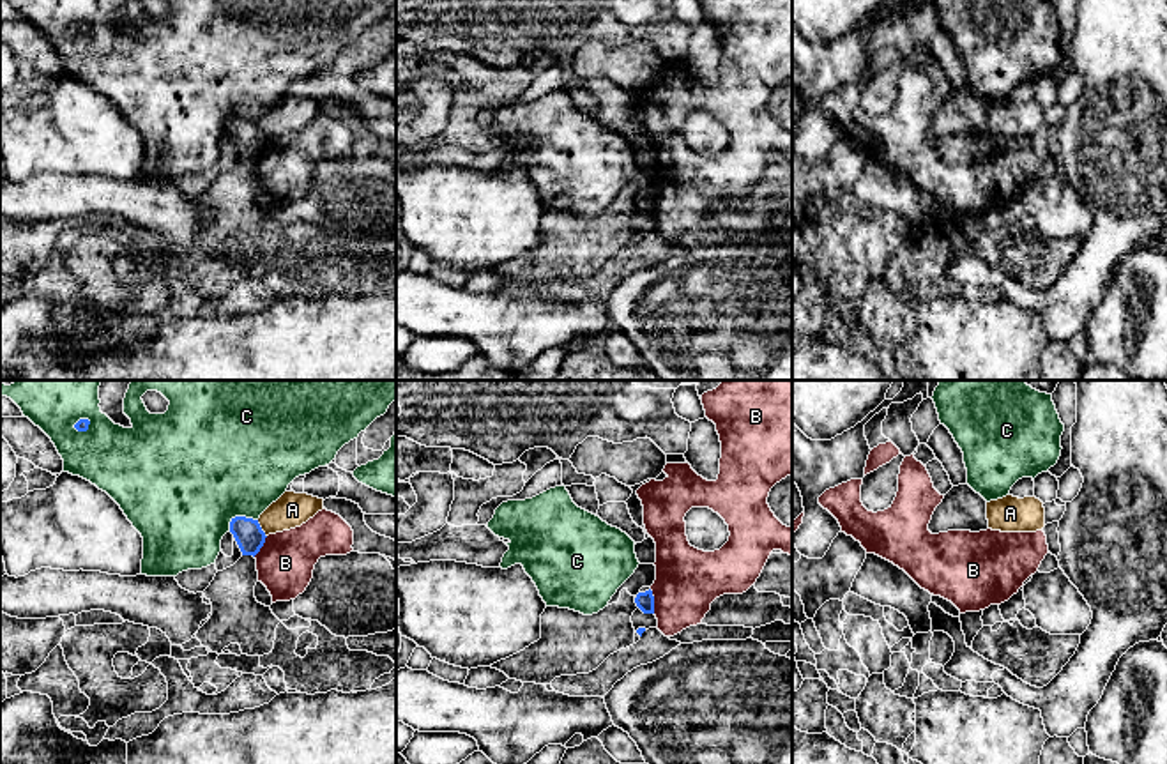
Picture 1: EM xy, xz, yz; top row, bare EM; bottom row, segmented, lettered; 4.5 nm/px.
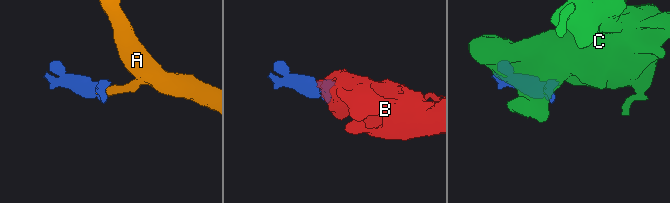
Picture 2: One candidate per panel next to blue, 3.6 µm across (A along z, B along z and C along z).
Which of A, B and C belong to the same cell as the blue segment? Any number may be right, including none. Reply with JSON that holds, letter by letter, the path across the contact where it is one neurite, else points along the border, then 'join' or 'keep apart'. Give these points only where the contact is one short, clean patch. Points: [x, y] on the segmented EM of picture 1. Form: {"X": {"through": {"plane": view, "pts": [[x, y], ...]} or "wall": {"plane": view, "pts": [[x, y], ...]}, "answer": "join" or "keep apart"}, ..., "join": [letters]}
{"A": {"wall": {"plane": "xy", "pts": [[257, 520], [266, 536]]}, "answer": "keep apart"}, "B": {"wall": {"plane": "xz", "pts": [[649, 589], [655, 600], [655, 612]]}, "answer": "keep apart"}, "C": {"answer": "keep apart"}, "join": []}

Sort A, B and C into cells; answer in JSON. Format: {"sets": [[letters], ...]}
{"sets": [["A"], ["B"], ["C"]]}

